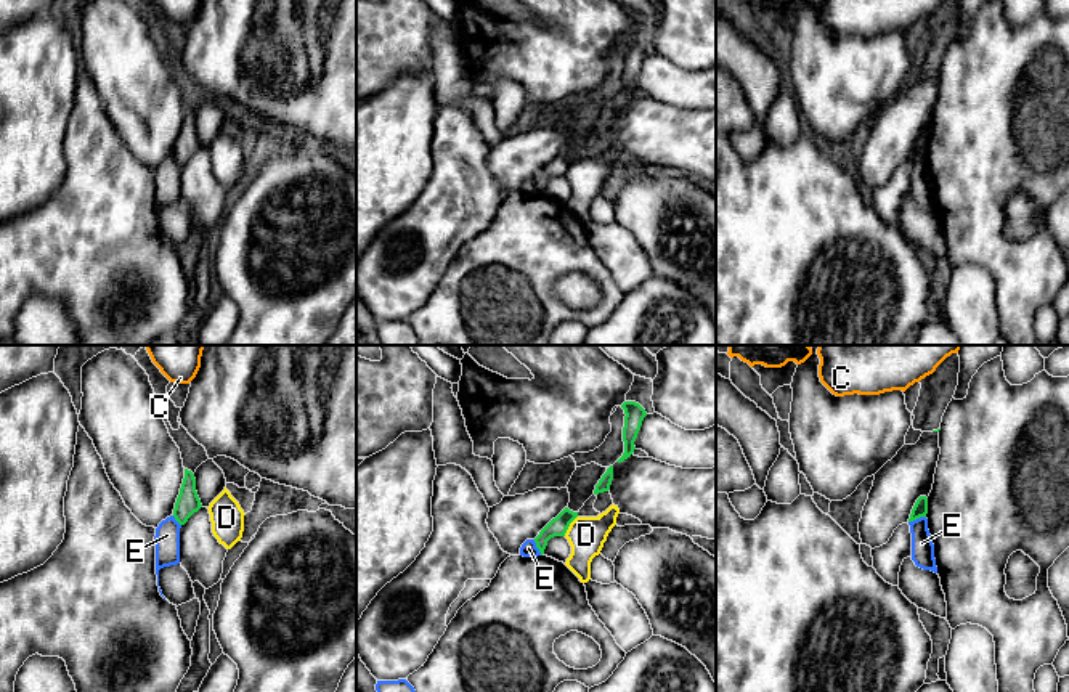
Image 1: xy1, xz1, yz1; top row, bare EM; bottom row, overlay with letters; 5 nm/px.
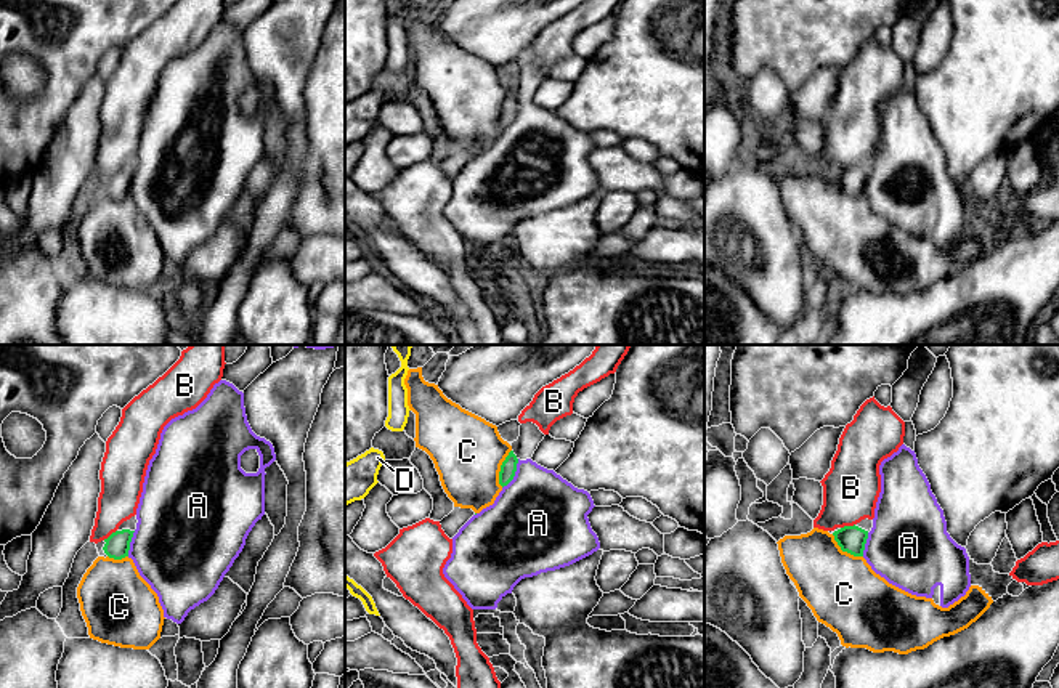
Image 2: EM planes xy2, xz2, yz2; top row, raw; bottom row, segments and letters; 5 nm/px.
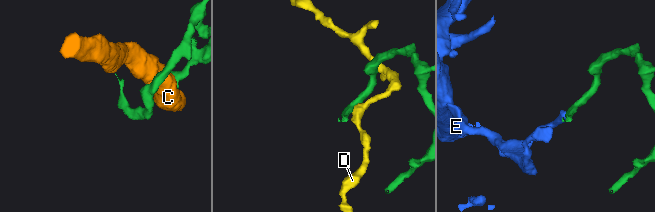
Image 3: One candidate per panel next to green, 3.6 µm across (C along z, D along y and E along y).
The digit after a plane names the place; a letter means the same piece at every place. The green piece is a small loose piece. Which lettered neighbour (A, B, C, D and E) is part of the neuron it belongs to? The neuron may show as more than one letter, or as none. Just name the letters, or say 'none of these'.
none of these

